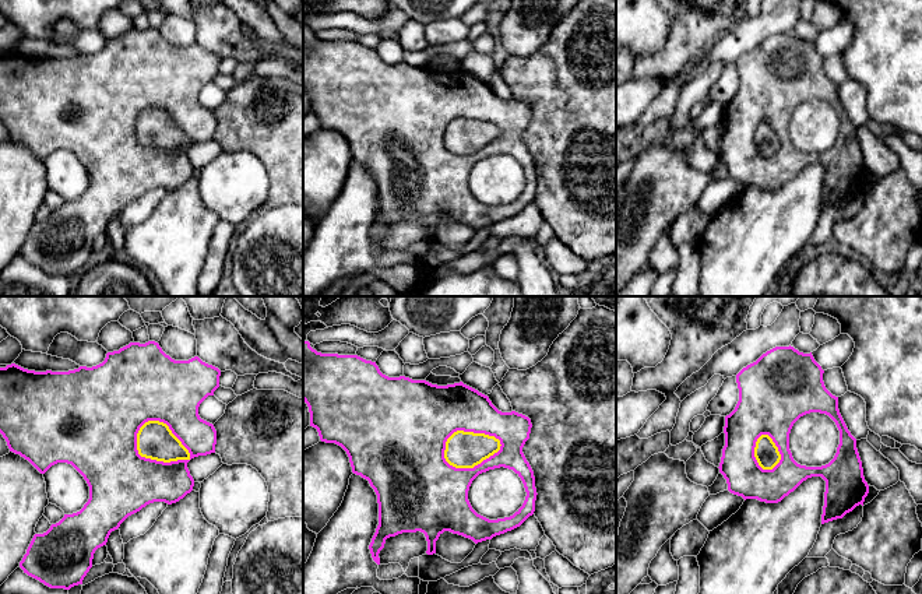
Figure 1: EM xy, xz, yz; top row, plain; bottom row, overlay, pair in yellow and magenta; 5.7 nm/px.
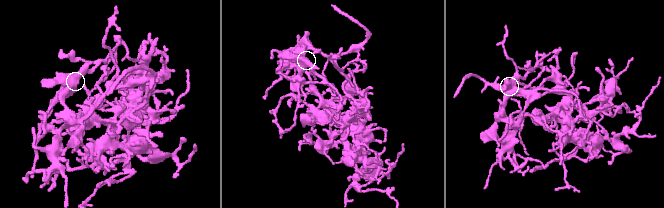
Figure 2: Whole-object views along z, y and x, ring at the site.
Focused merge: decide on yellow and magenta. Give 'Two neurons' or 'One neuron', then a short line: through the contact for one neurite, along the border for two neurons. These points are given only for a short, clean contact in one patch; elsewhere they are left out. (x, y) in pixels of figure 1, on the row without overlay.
Two neurons

